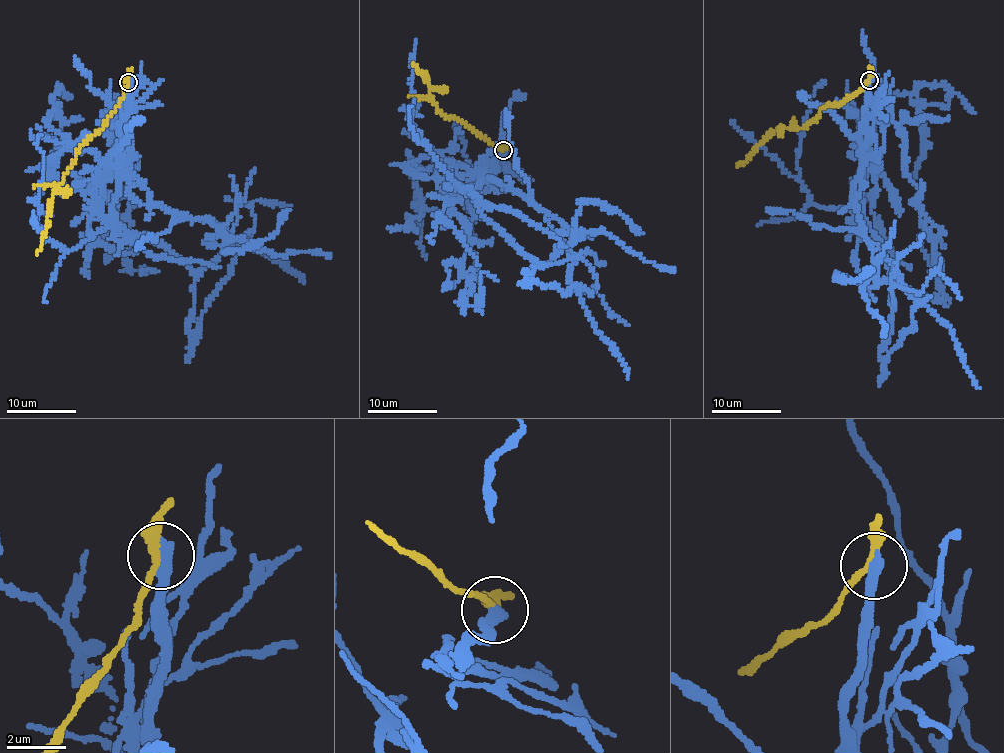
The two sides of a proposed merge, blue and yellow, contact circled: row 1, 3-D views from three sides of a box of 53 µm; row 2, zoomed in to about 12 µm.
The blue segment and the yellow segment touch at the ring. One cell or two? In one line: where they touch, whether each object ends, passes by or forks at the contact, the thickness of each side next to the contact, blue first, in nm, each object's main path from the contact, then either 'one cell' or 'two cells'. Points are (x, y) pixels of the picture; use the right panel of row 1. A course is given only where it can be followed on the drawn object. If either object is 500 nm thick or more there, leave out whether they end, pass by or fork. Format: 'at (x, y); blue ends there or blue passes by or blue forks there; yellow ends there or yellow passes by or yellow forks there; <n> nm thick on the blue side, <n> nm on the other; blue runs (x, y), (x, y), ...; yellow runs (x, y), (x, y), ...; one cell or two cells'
at (869, 80); blue ends there; yellow passes by; 420 nm thick on the blue side, 220 nm on the other; blue runs (870, 80), (859, 134), (861, 214), (888, 268), (884, 362), (915, 328), (912, 309), (930, 297); yellow runs (870, 79), (862, 90), (820, 109), (820, 115), (813, 122), (801, 127), (780, 127), (736, 166); two cells

